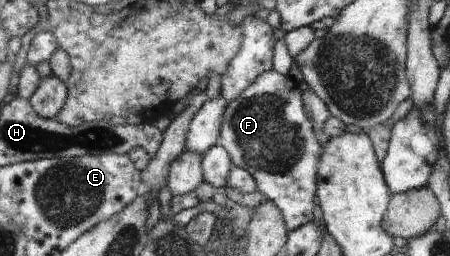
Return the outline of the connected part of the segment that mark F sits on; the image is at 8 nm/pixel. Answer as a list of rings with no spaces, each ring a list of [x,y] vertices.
[[[274,69],[268,70],[237,100],[230,102],[224,116],[219,144],[231,155],[235,166],[243,167],[256,178],[260,191],[281,209],[290,231],[300,229],[318,217],[322,218],[322,208],[316,195],[322,146],[314,122],[305,112],[301,88],[289,75],[280,74]]]

